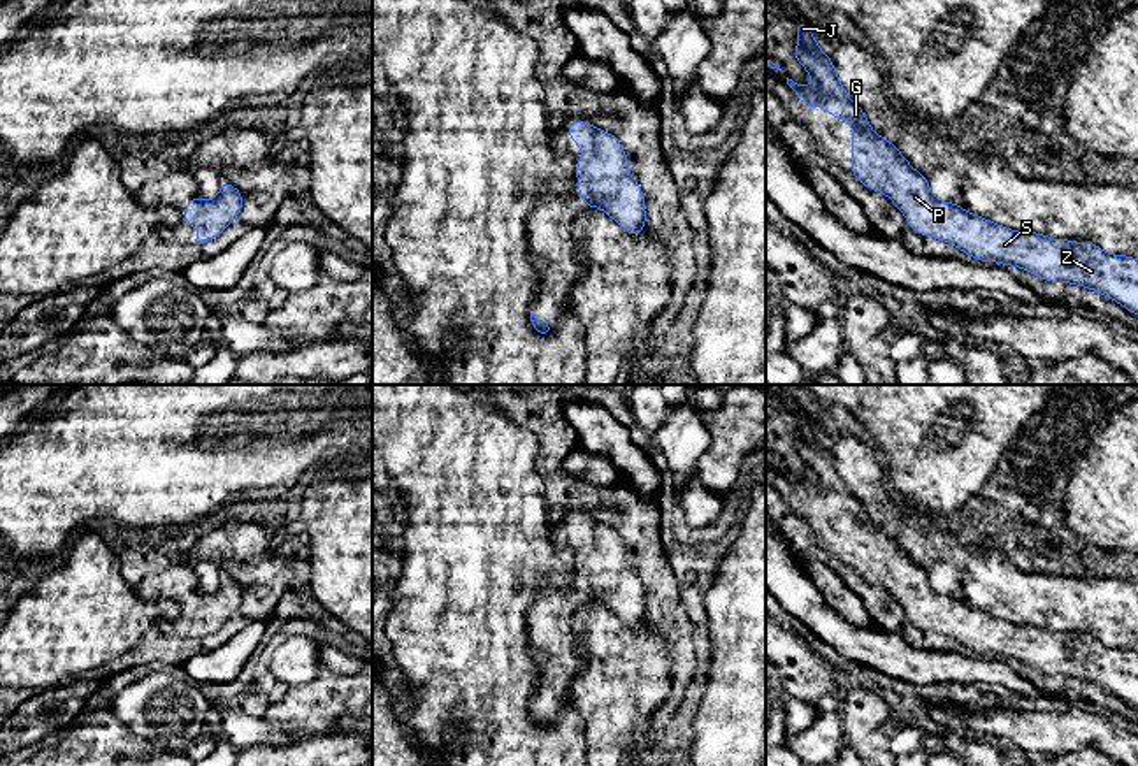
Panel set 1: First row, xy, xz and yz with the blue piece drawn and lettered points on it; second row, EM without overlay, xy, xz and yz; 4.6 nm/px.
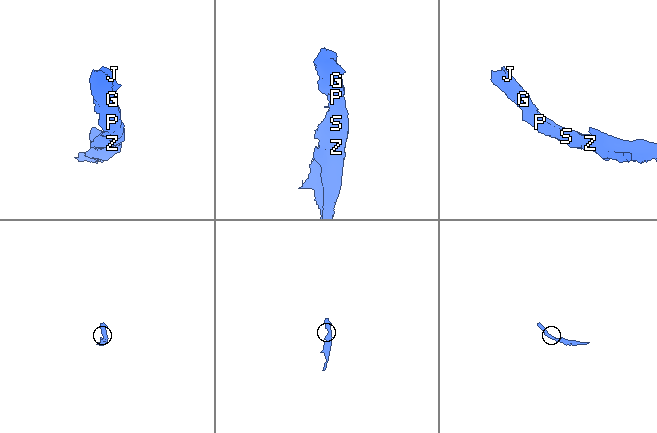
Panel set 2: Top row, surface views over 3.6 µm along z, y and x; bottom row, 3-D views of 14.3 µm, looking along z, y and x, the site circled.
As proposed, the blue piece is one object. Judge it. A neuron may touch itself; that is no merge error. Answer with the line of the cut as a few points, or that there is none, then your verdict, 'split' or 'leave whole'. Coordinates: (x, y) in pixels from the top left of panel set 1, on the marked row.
no cut; leave whole

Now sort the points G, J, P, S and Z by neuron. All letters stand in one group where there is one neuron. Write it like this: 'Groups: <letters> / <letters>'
Groups: G J P S Z

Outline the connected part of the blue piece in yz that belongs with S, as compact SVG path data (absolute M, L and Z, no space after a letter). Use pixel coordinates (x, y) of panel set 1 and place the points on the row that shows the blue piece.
M803 21L794 25L797 32L799 44L794 47L794 58L804 67L811 81L815 83L811 88L806 84L797 84L787 77L787 84L796 91L796 98L801 104L815 105L831 112L832 118L848 121L852 125L852 174L862 183L866 188L873 192L880 192L887 195L892 204L903 213L910 228L924 237L936 237L940 241L950 242L959 248L962 253L973 257L976 262L998 262L1008 267L1020 267L1045 281L1050 283L1071 283L1077 286L1084 286L1094 290L1115 302L1119 302L1124 309L1131 311L1138 316L1138 258L1127 255L1112 255L1096 246L1092 241L1089 242L1073 242L1071 239L1052 239L1045 234L1038 232L1017 232L1008 227L998 225L987 218L973 214L961 207L961 204L952 204L936 199L929 190L927 176L915 170L910 162L901 155L899 148L882 135L878 135L864 111L855 104L846 90L843 88L836 67L832 60L822 51L818 42L815 40L811 30Z

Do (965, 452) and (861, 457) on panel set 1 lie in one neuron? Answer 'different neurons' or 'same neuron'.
different neurons

